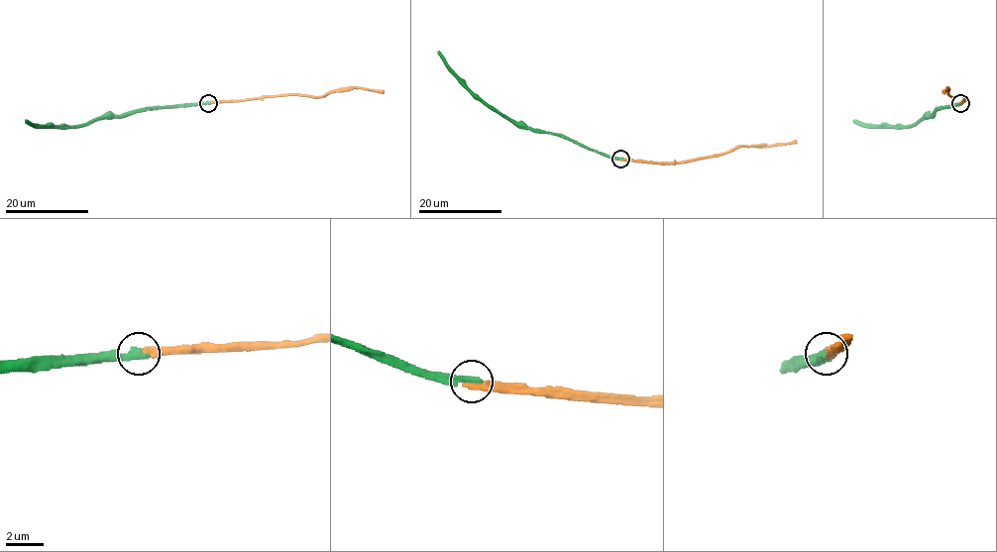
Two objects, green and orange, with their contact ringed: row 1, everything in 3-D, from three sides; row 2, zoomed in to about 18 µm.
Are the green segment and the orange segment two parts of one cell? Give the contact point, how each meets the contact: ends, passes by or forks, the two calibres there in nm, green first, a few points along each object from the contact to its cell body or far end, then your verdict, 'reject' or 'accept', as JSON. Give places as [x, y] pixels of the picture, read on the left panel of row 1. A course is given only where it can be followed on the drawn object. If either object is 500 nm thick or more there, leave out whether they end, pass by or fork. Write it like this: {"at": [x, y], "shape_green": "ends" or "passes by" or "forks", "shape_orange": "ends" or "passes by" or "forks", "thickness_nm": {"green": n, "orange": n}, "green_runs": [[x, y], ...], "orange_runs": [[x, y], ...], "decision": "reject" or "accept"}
{"at": [208, 103], "shape_green": "ends", "shape_orange": "ends", "thickness_nm": {"green": 440, "orange": 480}, "green_runs": [[207, 103], [176, 104], [104, 115], [76, 126], [35, 126], [25, 120]], "orange_runs": [[207, 103], [293, 94], [323, 96], [352, 88], [384, 92]], "decision": "accept"}

